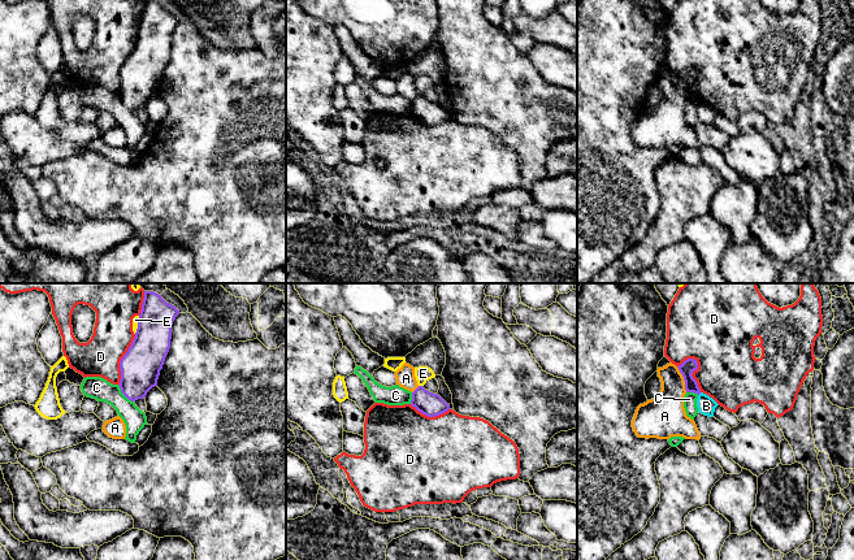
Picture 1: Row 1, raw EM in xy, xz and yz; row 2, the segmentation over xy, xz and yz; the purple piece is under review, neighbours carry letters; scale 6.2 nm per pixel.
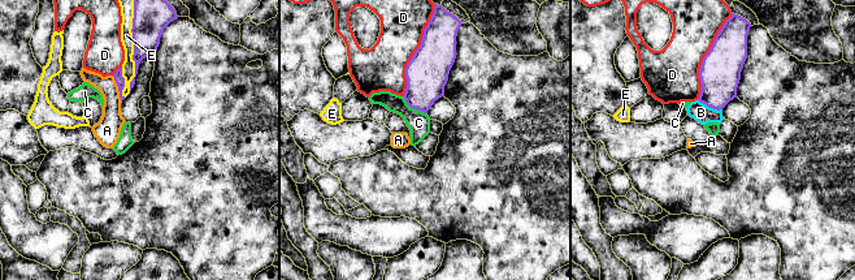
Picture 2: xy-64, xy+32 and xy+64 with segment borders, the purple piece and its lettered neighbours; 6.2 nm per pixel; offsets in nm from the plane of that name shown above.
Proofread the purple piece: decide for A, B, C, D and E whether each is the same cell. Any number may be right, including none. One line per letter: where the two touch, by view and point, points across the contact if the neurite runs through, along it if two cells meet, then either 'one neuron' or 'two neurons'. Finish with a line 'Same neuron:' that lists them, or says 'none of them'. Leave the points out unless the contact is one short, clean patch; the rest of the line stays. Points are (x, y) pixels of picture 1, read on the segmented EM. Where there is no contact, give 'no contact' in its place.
A: contact yz (684, 380); border yz (676, 367), (683, 377), (686, 391); two neurons
B: no contact; two neurons
C: contact xy (124, 394); border xy (117, 385), (133, 402); two neurons
D: contact yz (692, 373); two neurons
E: contact xy (138, 325); two neurons
Same neuron: none of them

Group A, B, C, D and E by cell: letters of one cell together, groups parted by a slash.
A / B / C / D / E

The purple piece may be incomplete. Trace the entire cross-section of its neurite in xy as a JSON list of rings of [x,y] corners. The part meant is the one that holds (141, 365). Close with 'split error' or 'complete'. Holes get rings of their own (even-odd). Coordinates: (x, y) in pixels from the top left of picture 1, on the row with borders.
[[[144,291],[135,338],[120,361],[121,392],[131,401],[146,398],[157,386],[170,348],[172,325],[179,311],[161,295]]] | complete

